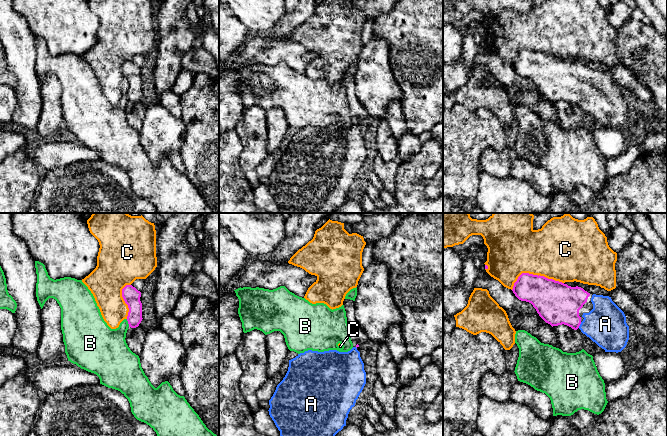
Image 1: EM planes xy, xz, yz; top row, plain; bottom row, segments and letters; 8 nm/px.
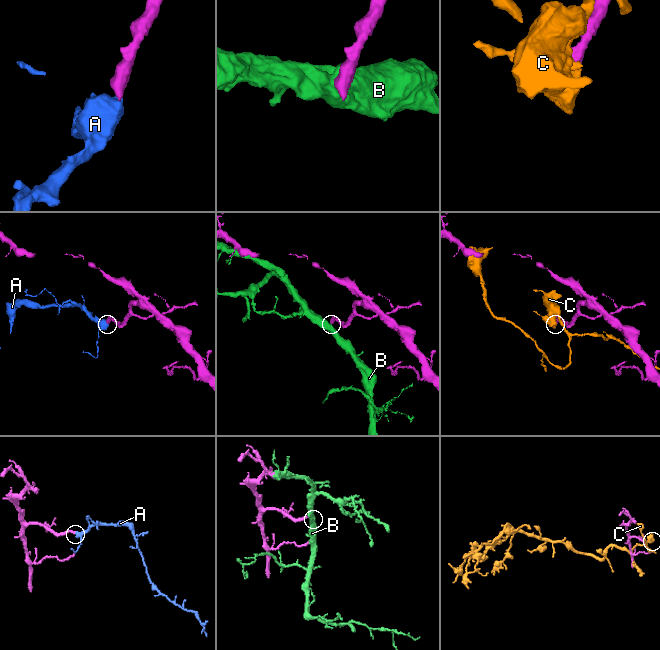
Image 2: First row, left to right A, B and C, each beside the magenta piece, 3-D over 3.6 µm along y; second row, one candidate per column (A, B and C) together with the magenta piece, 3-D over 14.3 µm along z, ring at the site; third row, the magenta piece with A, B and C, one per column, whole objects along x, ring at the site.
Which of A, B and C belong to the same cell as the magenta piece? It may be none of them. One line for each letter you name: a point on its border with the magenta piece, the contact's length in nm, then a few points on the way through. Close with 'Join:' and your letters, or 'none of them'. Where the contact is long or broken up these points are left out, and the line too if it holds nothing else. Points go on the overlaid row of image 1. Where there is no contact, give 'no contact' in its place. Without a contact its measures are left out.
A: yz (579, 325) | 50 nm | across yz (557, 303), (579, 325), (605, 324)
Join: A

